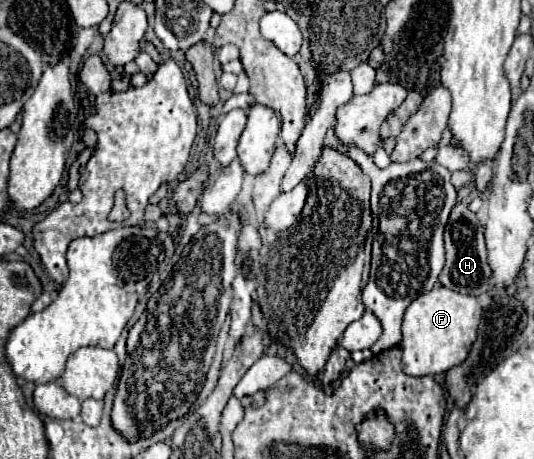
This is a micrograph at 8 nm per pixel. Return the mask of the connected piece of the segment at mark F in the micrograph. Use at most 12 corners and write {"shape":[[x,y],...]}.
{"shape":[[444,286],[402,322],[408,376],[462,364],[482,306]]}

